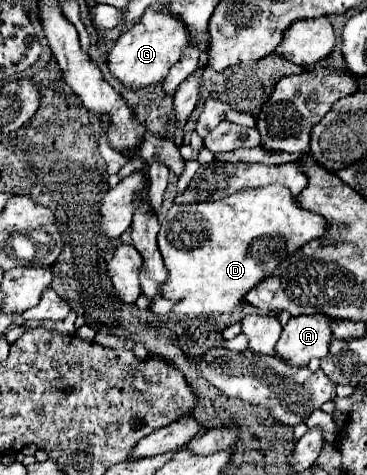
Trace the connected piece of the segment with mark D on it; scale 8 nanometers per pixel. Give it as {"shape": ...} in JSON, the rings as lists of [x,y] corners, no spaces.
{"shape":[[[269,184],[269,186],[263,186],[263,188],[255,188],[255,190],[243,190],[243,192],[237,192],[233,196],[223,198],[223,200],[217,200],[217,202],[201,202],[201,204],[179,204],[179,206],[173,206],[173,208],[169,208],[169,224],[165,224],[165,226],[169,226],[169,228],[161,228],[161,230],[169,230],[169,234],[159,232],[159,236],[163,236],[163,260],[165,260],[165,266],[169,270],[169,280],[163,284],[161,294],[163,294],[163,298],[169,298],[169,300],[175,300],[177,302],[177,306],[173,308],[173,312],[179,314],[179,316],[185,316],[185,314],[199,316],[199,314],[213,314],[213,312],[231,314],[237,308],[237,304],[241,304],[245,300],[245,294],[251,288],[255,288],[265,278],[273,276],[273,272],[277,270],[277,266],[281,264],[283,258],[287,258],[289,254],[295,254],[301,246],[305,246],[311,240],[321,240],[327,234],[327,228],[329,228],[327,220],[321,214],[309,212],[309,210],[301,208],[297,204],[297,200],[291,196],[291,192],[287,190],[287,186],[281,186],[281,184]]]}

